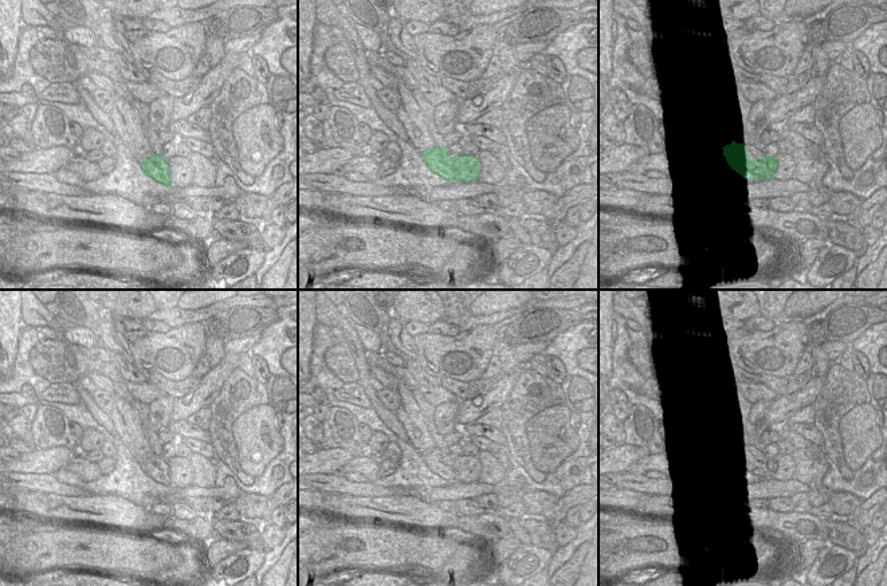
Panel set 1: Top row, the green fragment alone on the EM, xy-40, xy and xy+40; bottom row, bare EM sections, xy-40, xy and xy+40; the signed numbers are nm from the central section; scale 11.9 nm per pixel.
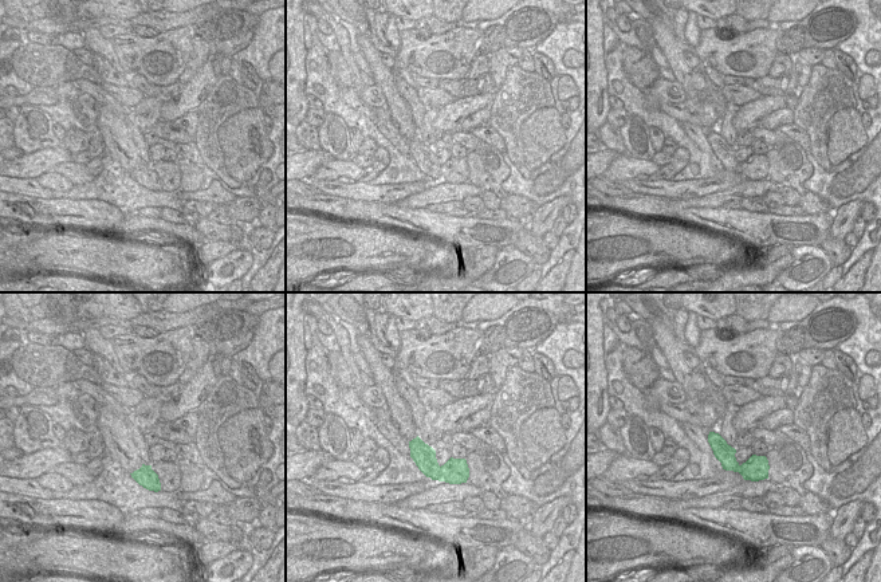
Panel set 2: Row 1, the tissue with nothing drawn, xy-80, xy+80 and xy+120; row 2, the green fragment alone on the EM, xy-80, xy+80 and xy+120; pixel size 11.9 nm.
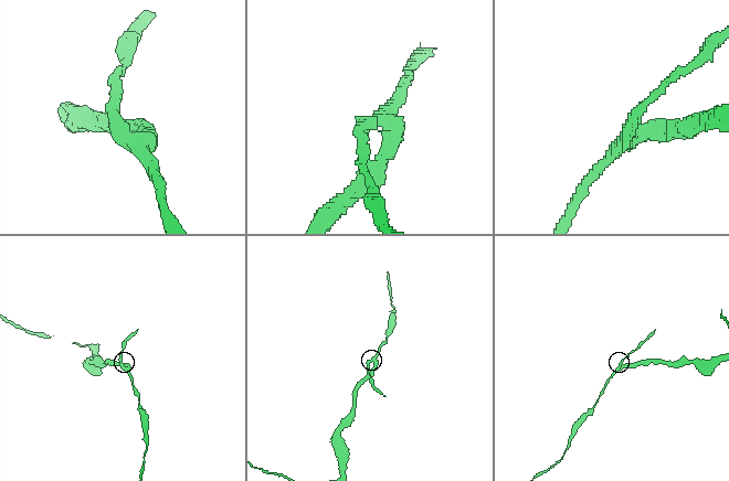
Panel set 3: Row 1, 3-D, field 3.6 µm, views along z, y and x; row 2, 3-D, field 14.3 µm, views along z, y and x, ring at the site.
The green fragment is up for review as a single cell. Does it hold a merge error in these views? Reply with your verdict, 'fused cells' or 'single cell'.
fused cells

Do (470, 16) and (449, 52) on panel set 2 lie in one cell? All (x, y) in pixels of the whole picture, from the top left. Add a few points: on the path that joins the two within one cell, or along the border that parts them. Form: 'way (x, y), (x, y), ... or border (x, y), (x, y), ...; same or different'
border (464, 23), (475, 24); different

